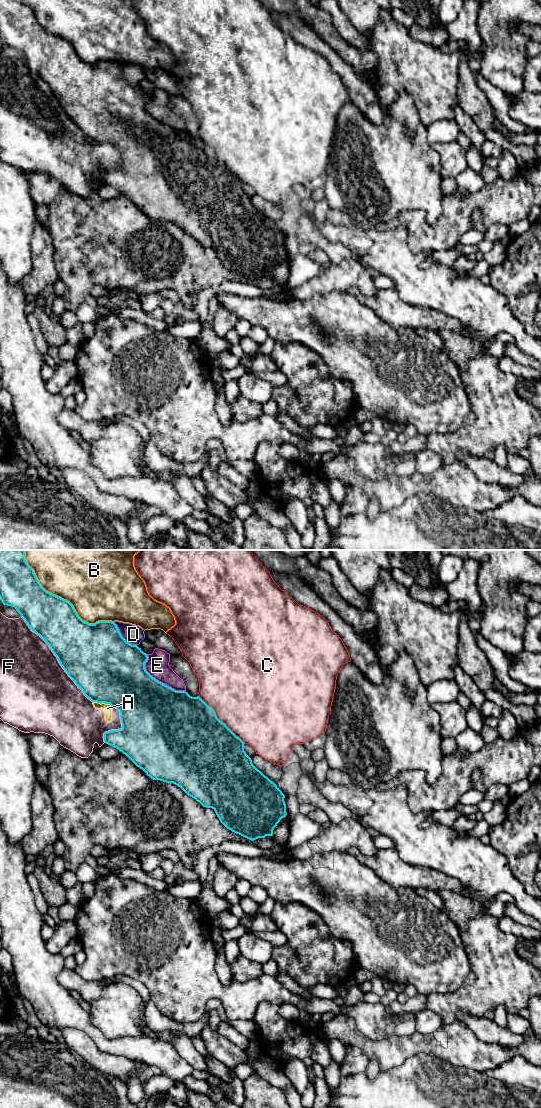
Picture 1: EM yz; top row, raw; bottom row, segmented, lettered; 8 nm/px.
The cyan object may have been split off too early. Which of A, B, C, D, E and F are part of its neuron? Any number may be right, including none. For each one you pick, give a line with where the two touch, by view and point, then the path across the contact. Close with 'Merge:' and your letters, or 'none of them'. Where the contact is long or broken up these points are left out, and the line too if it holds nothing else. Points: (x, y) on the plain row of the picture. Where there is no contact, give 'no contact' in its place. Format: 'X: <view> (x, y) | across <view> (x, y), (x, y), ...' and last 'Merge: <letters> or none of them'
Merge: none of them

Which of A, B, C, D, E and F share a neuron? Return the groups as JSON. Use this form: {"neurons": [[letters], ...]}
{"neurons": [["A", "F"], ["B"], ["C"], ["D"], ["E"]]}

